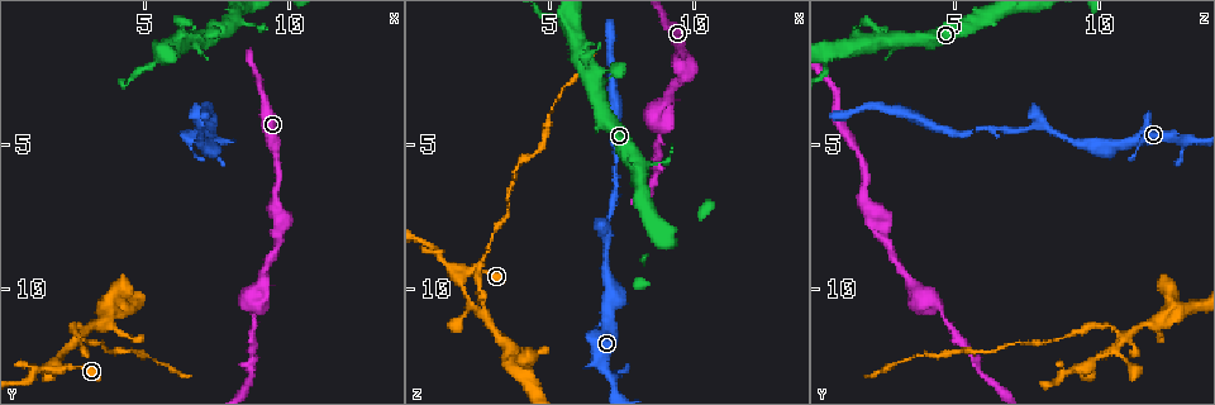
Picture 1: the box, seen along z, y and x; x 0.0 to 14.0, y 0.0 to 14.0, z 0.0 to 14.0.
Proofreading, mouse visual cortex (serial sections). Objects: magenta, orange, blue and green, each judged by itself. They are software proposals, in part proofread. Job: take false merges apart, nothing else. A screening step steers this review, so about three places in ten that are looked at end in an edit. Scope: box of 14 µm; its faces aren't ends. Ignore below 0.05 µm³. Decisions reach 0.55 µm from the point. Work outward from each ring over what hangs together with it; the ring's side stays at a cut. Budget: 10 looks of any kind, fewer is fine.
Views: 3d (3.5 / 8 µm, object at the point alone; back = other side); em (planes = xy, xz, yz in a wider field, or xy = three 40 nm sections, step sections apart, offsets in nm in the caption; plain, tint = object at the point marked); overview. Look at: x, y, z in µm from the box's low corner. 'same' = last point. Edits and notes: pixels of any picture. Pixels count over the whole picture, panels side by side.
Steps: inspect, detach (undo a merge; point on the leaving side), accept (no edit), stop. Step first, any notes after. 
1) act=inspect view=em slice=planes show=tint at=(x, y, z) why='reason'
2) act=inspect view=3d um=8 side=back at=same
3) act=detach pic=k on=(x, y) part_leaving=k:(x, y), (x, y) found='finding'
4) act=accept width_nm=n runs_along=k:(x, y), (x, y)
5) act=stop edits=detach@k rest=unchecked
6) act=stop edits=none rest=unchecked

act=inspect view=3d um=3.5 at=(7.2, 4.5, 6.0)

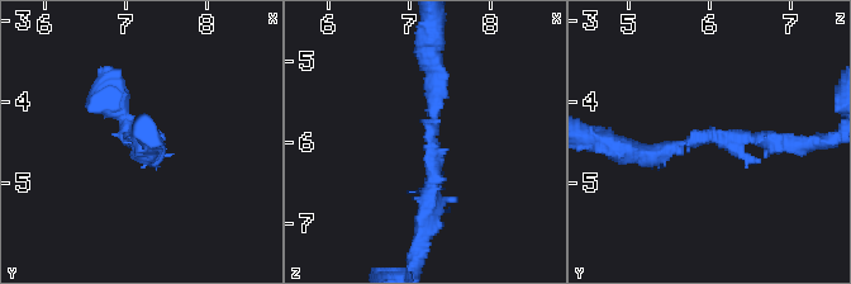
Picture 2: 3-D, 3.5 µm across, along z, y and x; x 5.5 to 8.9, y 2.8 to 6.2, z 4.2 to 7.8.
act=accept runs_along=2:(423, 225), (431, 208), (431, 58) found='one cell here'

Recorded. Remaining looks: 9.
act=inspect view=3d um=3.5 at=(8.7, 10.0, 3.8) why='abrupt turn'

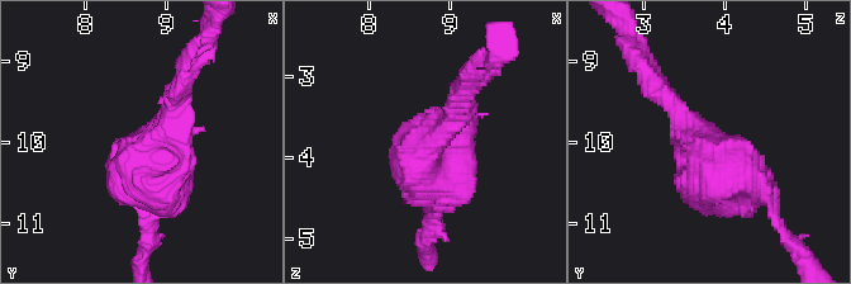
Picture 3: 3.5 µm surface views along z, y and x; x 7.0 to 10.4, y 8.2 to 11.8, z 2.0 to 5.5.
act=inspect view=em slice=xy step=1 show=tint at=(8.75, 10.10, 3.75)

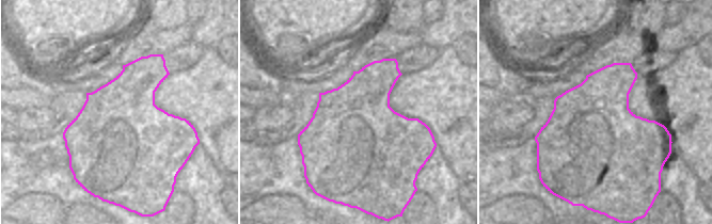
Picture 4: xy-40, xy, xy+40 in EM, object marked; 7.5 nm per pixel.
act=inspect view=em slice=planes show=tint at=same why='another direction'

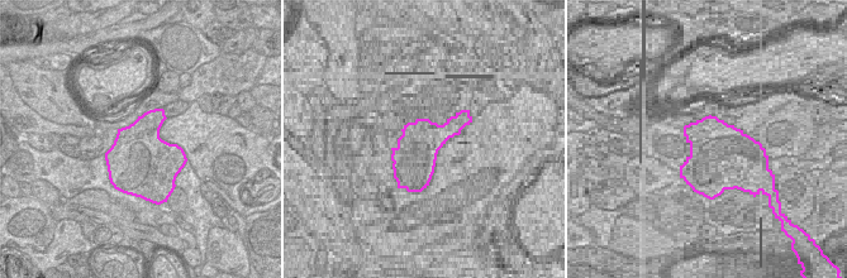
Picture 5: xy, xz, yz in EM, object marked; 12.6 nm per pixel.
act=accept runs_along=3:(669, 99), (775, 216) found='all the same cell'

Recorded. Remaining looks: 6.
act=inspect view=3d um=8 at=(1.9, 12.7, 9.5) why='thick turns thin'

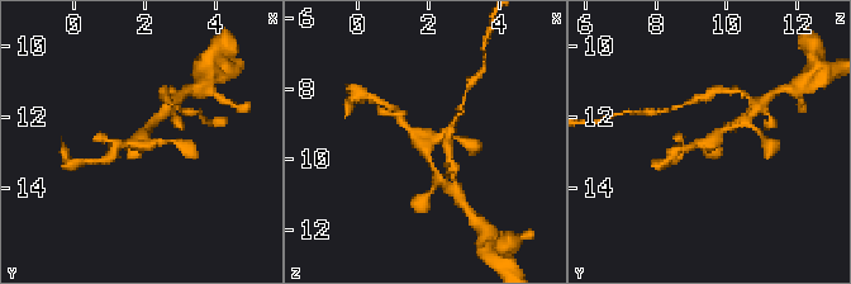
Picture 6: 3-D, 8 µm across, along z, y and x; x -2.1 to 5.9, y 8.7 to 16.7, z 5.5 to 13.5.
act=inspect view=3d um=3.5 at=(2.0, 12.7, 9.5) why='zoom in'

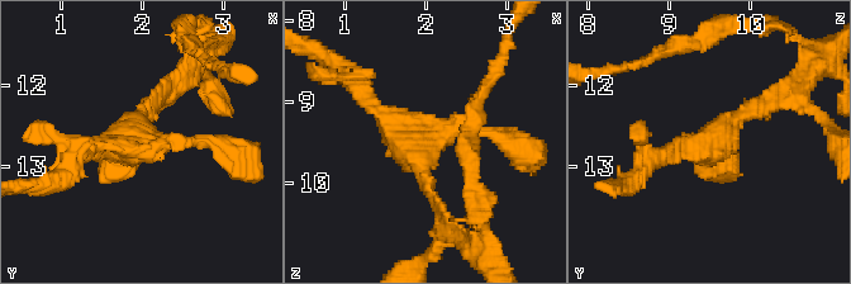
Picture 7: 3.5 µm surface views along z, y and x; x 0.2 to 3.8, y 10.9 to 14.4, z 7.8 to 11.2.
act=accept runs_along=7:(498, 138), (456, 126), (417, 145), (436, 207) found='one cell here'

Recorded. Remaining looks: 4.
act=inspect view=3d um=3.5 at=(2.6, 11.6, 10.9)

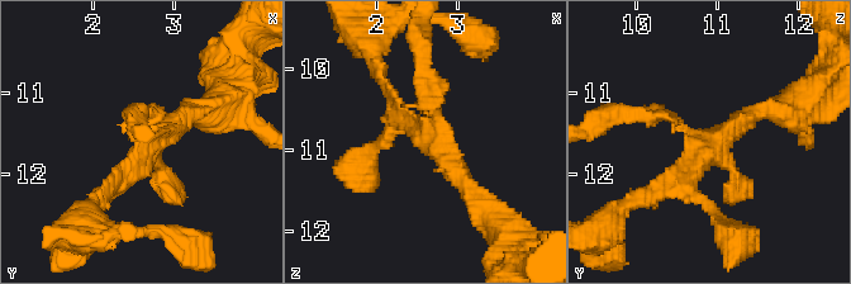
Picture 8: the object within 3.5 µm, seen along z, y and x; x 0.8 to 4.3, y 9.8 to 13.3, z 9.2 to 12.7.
act=inspect view=em slice=xy step=5 show=tint at=(2.70, 11.65, 10.90)

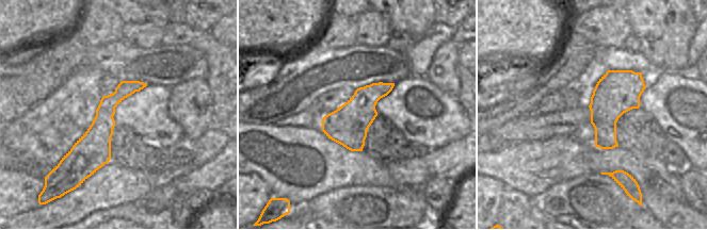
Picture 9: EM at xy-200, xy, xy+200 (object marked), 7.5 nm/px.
act=detach pic=8 on=(148, 121) part_leaving=8:(438, 122), (418, 34) found='two cells meet here'

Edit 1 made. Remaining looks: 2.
act=stop edits=detach@8 rest=unchecked

